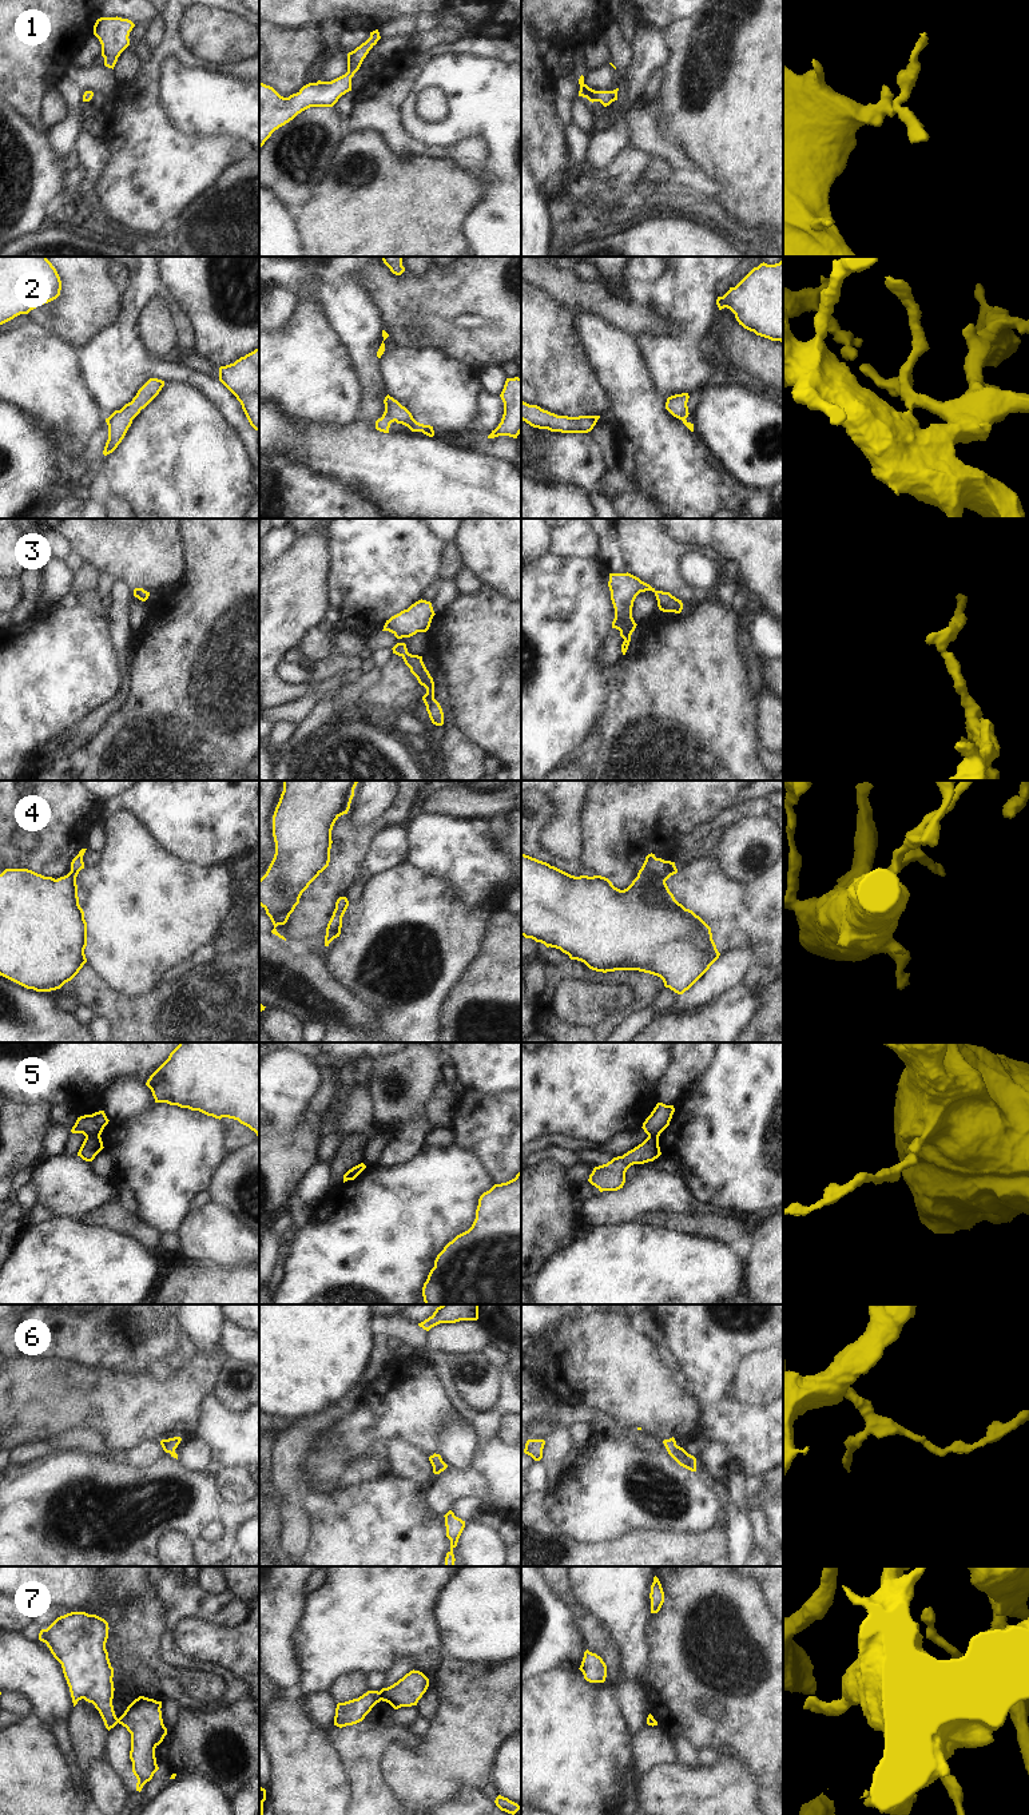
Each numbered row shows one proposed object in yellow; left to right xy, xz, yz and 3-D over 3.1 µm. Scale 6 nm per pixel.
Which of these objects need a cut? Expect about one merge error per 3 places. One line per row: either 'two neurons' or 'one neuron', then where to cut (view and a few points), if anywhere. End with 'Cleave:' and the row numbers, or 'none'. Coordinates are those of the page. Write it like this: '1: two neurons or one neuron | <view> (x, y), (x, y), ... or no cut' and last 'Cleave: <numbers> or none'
1: one neuron | no cut
2: one neuron | no cut
3: one neuron | no cut
4: one neuron | no cut
5: two neurons | xy (99, 1134), (91, 1134), (86, 1138)
6: one neuron | no cut
7: two neurons | xz (378, 1692), (381, 1699)
Cleave: 5, 7

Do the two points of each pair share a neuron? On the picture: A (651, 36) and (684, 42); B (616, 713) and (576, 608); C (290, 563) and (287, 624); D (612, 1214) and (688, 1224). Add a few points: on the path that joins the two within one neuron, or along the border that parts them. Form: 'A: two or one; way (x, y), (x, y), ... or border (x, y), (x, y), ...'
A: two; border (660, 31), (668, 51), (668, 59), (663, 67)
B: two; border (623, 666), (610, 694), (608, 703), (595, 722)
C: one; way (290, 578), (287, 610)
D: two; border (667, 1211), (646, 1212), (635, 1219)

